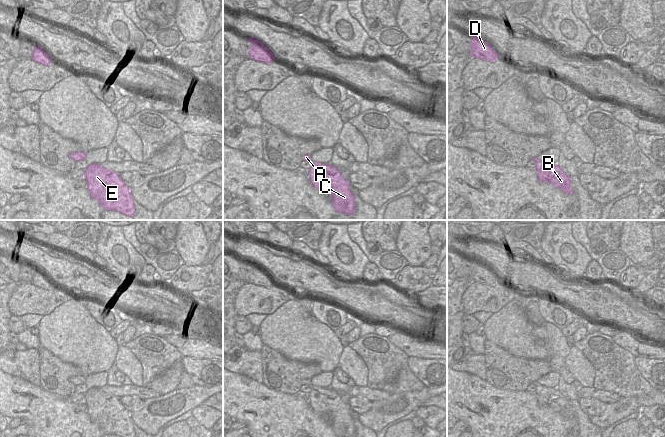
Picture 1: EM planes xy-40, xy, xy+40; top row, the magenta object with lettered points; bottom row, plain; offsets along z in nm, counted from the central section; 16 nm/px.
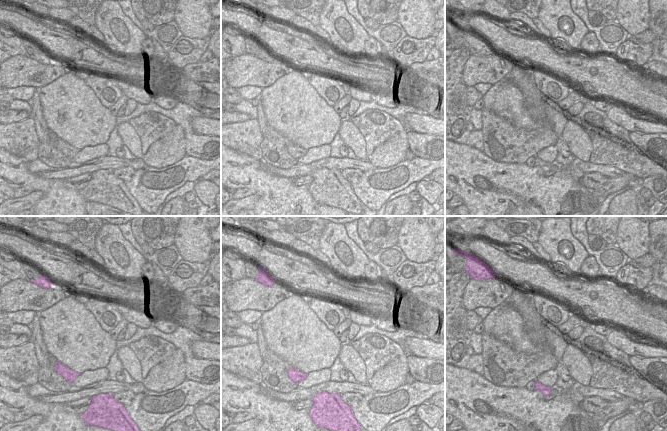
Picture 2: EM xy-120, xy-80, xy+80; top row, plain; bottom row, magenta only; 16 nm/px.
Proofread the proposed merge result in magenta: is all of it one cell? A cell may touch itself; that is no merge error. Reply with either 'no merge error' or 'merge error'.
no merge error

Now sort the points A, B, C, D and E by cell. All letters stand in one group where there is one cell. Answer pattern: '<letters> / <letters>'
A B C D E

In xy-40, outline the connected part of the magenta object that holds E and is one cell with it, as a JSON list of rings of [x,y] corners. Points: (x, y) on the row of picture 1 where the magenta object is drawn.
[[[90,164],[84,171],[84,179],[91,197],[98,200],[102,208],[134,216],[131,189],[120,178],[120,174],[100,164]]]

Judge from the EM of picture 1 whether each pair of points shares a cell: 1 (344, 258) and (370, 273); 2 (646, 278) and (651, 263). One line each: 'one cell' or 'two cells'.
1: two cells
2: two cells

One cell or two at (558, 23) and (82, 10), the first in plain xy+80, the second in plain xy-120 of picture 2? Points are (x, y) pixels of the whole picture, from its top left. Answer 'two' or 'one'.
two

